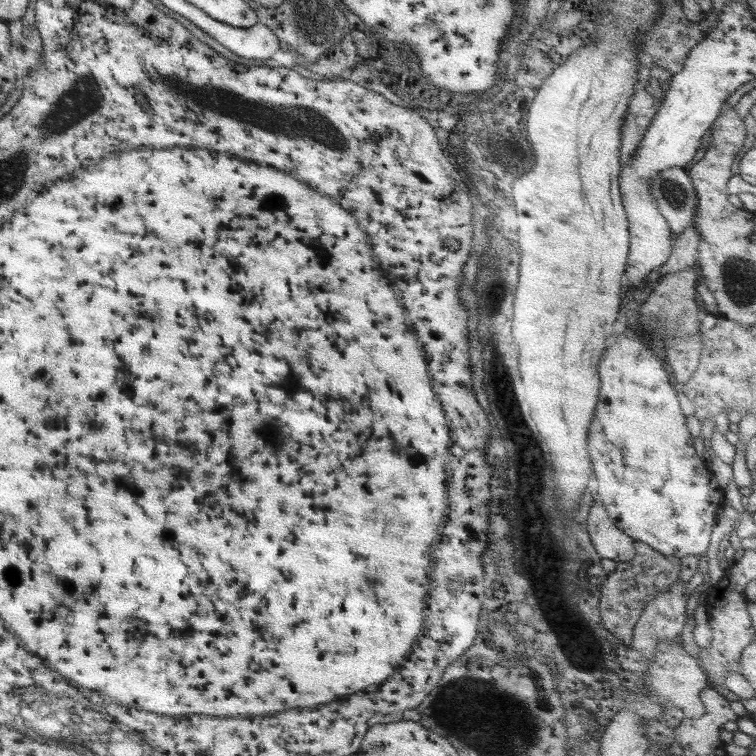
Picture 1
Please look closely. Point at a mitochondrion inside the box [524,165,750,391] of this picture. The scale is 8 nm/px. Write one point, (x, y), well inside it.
(674, 193)

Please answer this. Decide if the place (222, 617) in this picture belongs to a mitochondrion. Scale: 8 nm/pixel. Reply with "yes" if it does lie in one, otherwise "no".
no

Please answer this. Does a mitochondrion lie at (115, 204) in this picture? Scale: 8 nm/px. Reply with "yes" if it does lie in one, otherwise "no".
no

